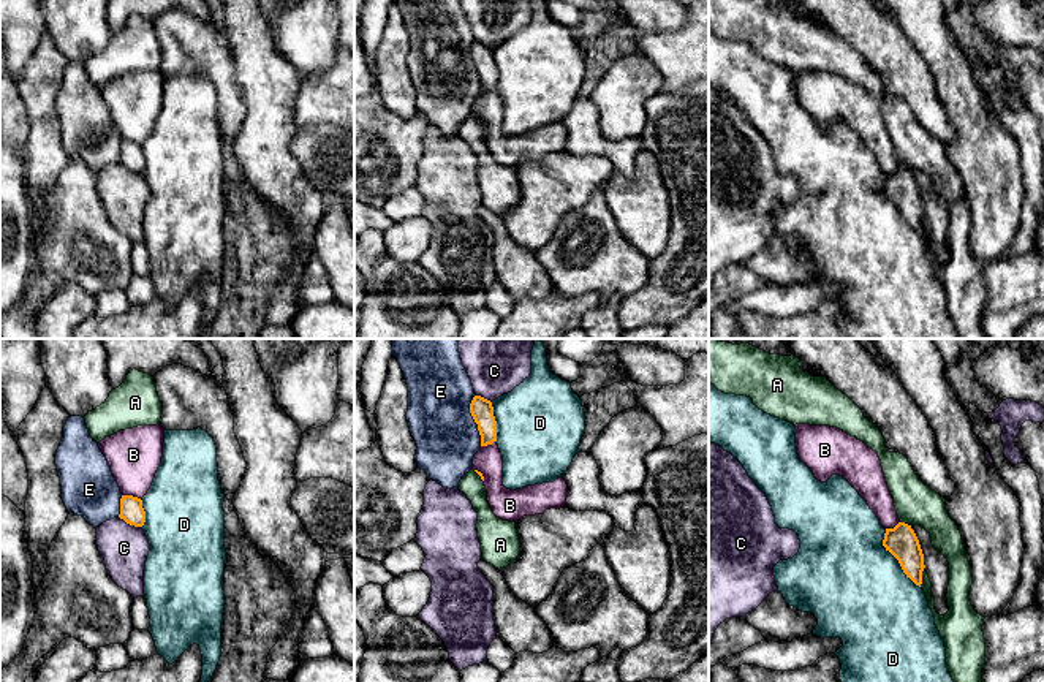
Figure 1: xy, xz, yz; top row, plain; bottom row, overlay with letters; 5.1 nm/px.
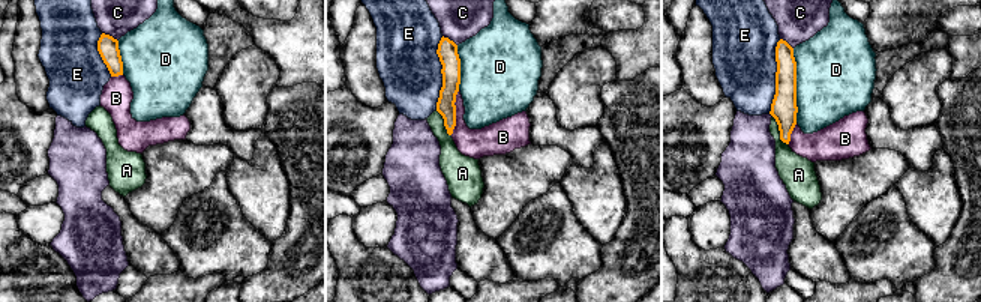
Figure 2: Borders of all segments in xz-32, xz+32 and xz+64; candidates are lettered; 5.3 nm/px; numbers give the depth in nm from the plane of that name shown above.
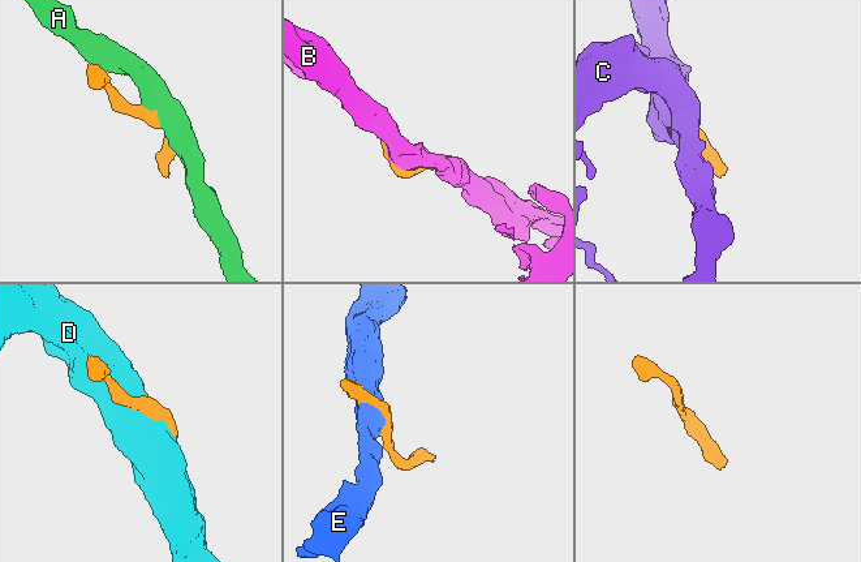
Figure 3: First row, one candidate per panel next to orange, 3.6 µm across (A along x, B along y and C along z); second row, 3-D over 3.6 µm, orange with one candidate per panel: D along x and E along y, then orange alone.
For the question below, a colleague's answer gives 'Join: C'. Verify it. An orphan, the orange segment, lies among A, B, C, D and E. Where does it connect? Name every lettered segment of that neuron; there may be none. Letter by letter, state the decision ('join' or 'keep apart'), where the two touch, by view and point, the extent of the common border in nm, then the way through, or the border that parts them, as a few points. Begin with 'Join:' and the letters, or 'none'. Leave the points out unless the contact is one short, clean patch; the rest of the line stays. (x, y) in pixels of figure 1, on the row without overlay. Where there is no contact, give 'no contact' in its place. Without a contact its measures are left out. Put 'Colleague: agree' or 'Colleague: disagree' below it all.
Join: B
A: keep apart | yz (921, 222) | 110 nm
B: join | xy (132, 141) | 100 nm
C: keep apart | xy (130, 170) | 130 nm
D: keep apart | yz (896, 203) | 360 nm
E: keep apart | xz (473, 64) | 260 nm
Colleague: disagree

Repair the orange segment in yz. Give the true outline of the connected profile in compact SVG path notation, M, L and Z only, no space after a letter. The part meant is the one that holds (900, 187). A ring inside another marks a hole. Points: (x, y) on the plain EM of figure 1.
M796 70L796 93L818 127L840 120L859 138L886 174L883 191L921 233L924 199L911 171L897 161L878 98L837 73L810 70Z

